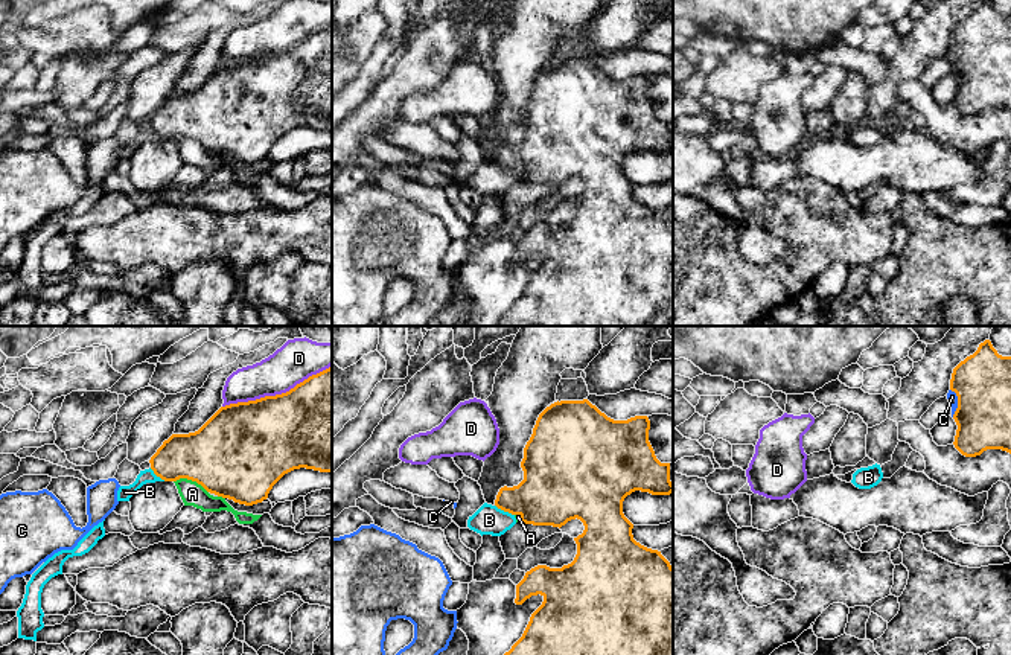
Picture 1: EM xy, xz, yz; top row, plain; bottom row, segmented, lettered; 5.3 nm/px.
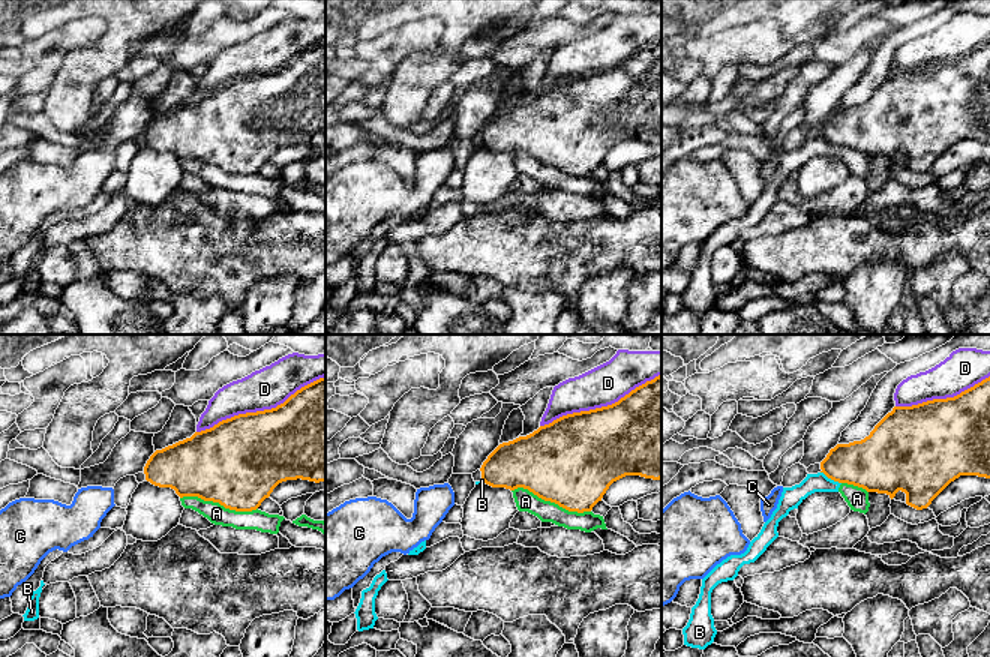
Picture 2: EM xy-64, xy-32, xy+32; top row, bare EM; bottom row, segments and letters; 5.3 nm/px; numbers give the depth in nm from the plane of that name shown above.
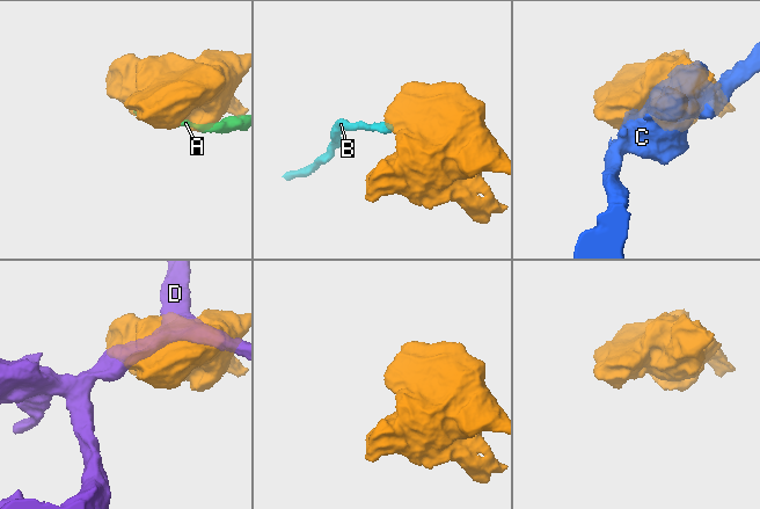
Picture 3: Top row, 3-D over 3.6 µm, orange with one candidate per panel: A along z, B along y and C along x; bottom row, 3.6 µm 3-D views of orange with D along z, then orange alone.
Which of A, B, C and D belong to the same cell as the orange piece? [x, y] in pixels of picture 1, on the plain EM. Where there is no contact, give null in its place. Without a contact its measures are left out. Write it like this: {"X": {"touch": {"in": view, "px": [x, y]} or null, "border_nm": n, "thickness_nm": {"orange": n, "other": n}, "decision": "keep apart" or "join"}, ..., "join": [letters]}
{"A": {"touch": {"in": "xy", "px": [191, 137]}, "border_nm": 200, "thickness_nm": {"orange": 440, "other": 130}, "decision": "keep apart"}, "B": {"touch": {"in": "xz", "px": [504, 169]}, "border_nm": 120, "thickness_nm": {"orange": 320, "other": 160}, "decision": "keep apart"}, "C": {"touch": {"in": "yz", "px": [958, 61]}, "border_nm": 150, "thickness_nm": {"orange": 300, "other": 50}, "decision": "keep apart"}, "D": {"touch": {"in": "xy", "px": [276, 54]}, "border_nm": 600, "thickness_nm": {"orange": 440, "other": 220}, "decision": "keep apart"}, "join": []}

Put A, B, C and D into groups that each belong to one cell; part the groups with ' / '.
A B / C / D

